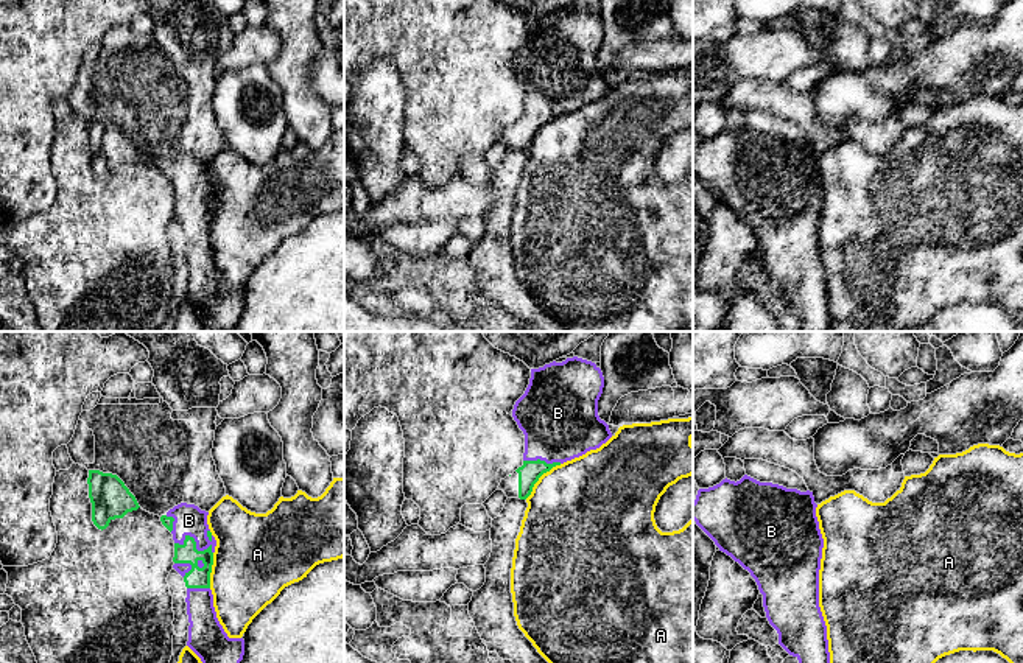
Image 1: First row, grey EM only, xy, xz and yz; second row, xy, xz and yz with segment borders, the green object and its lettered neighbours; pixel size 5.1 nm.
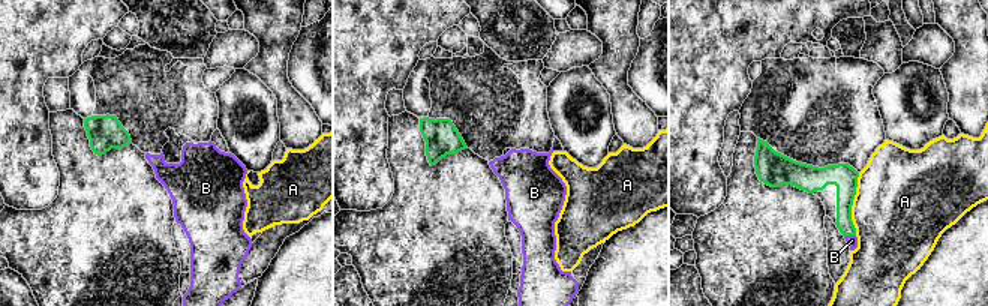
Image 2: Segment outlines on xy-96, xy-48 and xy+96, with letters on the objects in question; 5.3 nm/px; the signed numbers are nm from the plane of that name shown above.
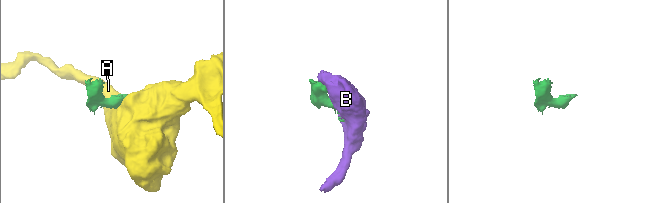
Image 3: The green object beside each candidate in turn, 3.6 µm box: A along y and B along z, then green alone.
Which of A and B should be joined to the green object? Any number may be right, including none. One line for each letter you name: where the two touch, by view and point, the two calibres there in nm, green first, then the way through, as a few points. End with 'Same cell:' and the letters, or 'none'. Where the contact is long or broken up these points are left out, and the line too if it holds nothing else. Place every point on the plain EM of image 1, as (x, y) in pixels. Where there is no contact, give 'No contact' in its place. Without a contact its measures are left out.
B: Touches green at xy (195, 195). Thickness 110 nm (green) against 160 nm
Same cell: B

